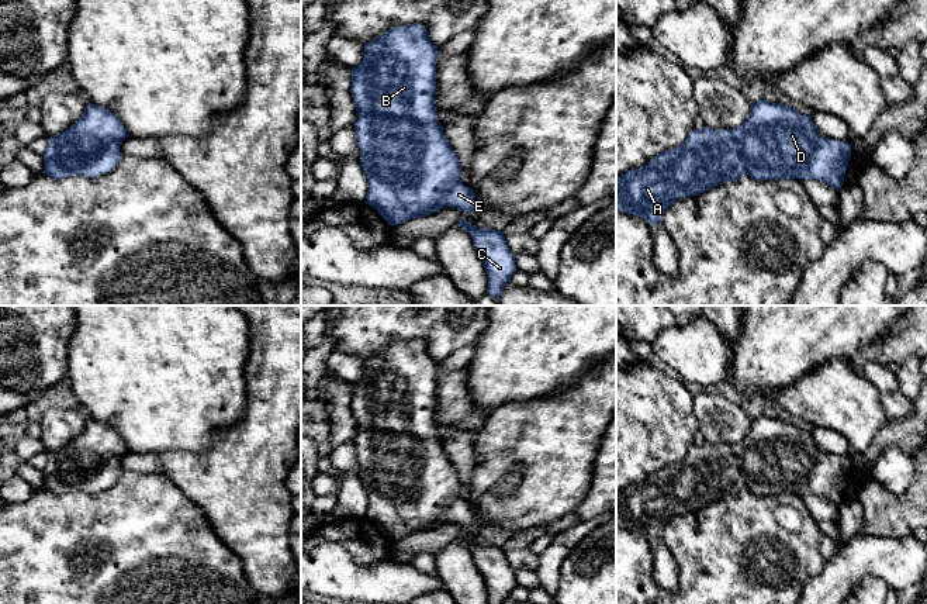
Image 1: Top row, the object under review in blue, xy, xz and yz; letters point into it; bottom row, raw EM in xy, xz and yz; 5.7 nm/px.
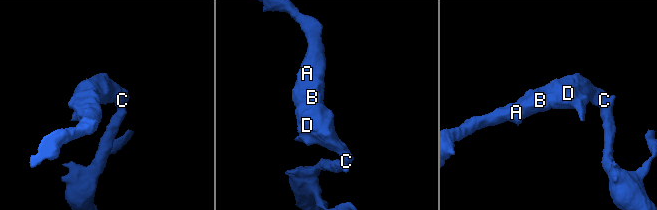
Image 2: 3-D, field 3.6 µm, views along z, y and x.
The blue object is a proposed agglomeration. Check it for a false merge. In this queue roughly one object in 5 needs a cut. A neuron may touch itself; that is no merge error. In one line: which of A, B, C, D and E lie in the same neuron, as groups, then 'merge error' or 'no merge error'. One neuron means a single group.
A B C D E | no merge error

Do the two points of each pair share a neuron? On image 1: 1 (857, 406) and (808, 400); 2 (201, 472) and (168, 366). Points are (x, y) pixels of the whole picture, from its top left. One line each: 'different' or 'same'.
1: same
2: different

